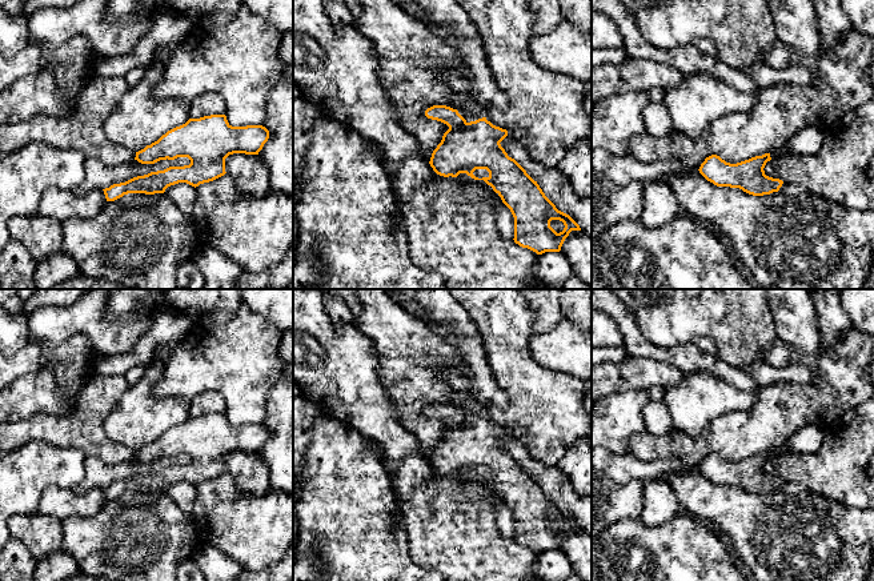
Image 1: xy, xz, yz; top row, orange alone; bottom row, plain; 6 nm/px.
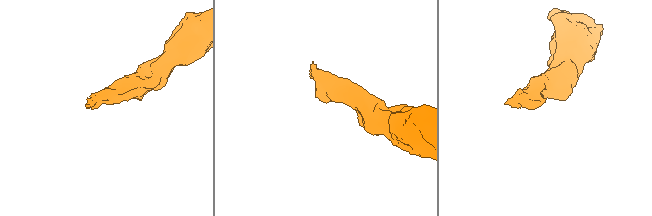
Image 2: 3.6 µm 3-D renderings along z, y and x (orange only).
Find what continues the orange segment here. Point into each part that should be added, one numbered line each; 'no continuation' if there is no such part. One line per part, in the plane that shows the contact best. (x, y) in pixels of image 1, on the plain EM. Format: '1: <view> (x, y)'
no continuation

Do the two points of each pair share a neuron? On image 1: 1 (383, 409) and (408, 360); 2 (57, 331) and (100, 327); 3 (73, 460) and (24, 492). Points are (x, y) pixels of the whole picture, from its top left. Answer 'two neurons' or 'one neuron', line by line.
1: two neurons
2: one neuron
3: one neuron

